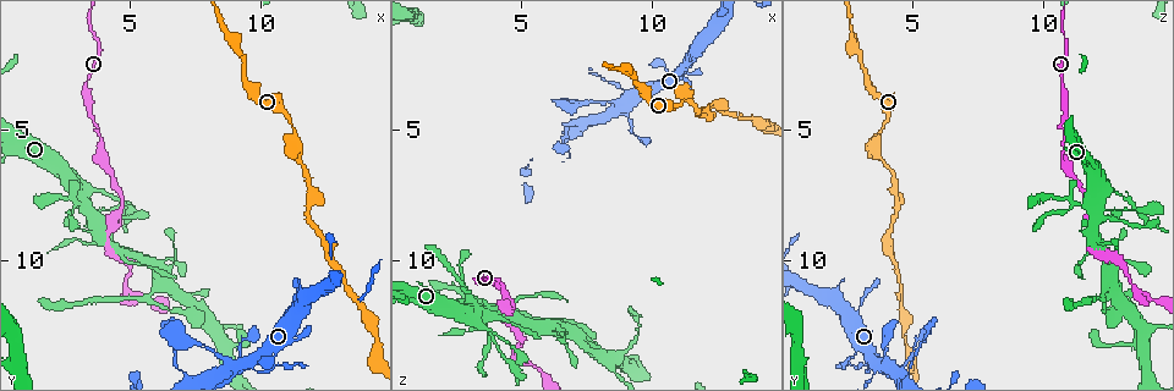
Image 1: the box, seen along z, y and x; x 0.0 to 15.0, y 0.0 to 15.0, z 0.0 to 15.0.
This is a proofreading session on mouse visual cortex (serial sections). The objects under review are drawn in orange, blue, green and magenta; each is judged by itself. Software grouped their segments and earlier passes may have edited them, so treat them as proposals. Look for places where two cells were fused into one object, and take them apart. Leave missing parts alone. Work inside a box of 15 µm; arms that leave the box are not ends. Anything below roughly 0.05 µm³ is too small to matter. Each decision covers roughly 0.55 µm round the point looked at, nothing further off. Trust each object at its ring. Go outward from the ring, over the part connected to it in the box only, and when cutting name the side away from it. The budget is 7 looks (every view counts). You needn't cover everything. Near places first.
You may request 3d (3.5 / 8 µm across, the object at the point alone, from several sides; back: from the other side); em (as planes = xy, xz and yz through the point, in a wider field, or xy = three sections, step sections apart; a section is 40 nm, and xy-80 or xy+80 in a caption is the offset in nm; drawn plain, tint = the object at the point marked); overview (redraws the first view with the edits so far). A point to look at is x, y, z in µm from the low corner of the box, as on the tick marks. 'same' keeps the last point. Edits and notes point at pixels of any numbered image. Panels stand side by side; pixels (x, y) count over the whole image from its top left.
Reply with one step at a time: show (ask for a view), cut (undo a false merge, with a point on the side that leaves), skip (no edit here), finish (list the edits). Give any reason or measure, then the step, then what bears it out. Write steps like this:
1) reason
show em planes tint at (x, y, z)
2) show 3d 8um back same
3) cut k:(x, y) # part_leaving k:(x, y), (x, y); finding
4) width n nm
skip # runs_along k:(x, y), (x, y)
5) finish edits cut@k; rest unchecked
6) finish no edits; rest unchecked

sudden change in width
show 3d 3.5um at (7.1, 13.0, 3.9)

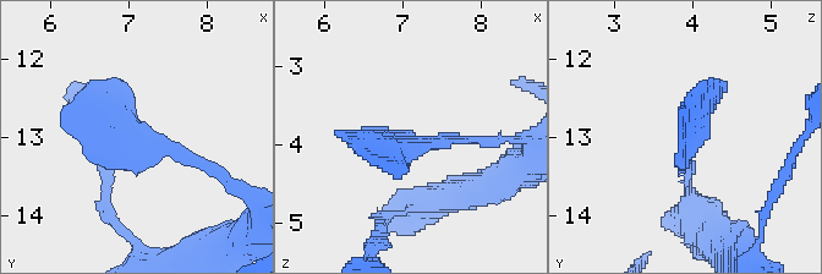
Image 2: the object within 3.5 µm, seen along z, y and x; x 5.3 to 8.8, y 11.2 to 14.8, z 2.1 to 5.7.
show em xy step 5 tint at (7.10, 13.05, 4.00)

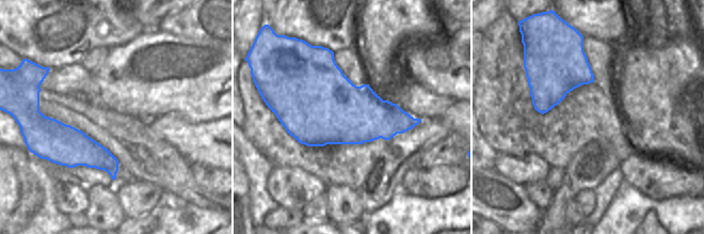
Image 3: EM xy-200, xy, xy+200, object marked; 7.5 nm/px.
show em planes tint same

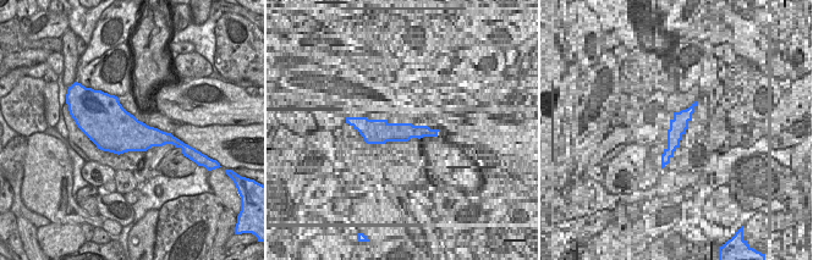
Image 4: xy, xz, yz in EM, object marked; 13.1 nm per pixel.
width 600 nm
skip # runs_along 2:(211, 169), (67, 113); continuous, no second cell

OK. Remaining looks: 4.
branch point
show em xy step 1 tint at (2.9, 7.7, 11.3)

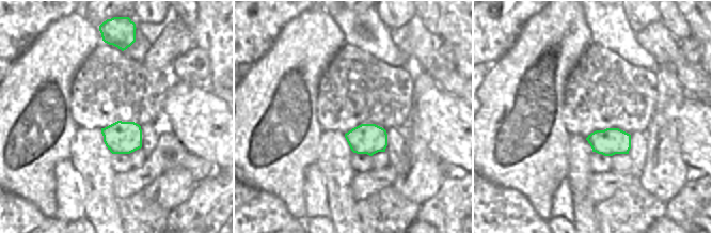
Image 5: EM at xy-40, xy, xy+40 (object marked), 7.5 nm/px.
show 3d 3.5um back same

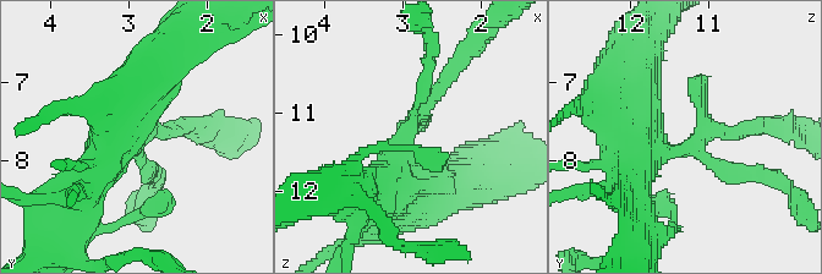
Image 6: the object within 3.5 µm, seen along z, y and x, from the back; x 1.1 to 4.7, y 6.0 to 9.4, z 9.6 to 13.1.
skip # runs_along 6:(399, 186), (399, 140), (455, 65); all the same cell

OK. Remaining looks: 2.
three-way junction
show em xy step 1 tint at (11.9, 7.1, 4.4)

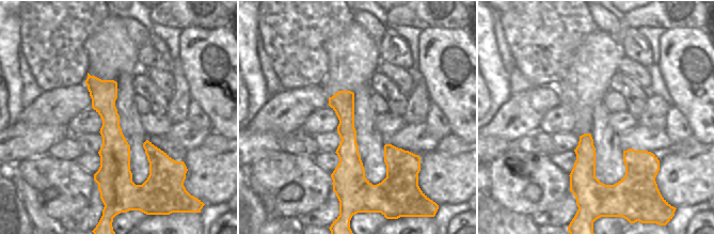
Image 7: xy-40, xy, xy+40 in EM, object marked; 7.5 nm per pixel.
wider look
show 3d 3.5um same

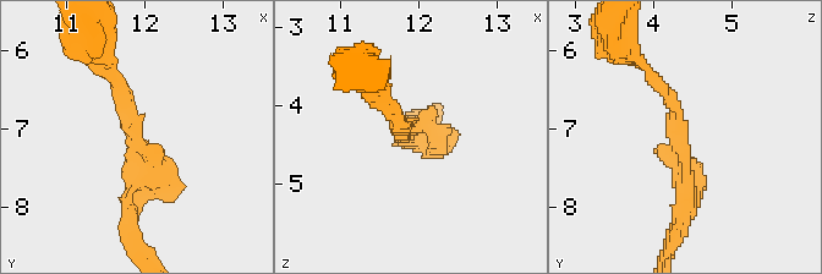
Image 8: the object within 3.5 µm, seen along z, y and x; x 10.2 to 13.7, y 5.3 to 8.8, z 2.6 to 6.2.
arm_widths 150, 200, 300 nm
skip # runs_along 8:(646, 67), (680, 120), (683, 211); all the same cell

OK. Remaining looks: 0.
finish no edits; rest unchecked

